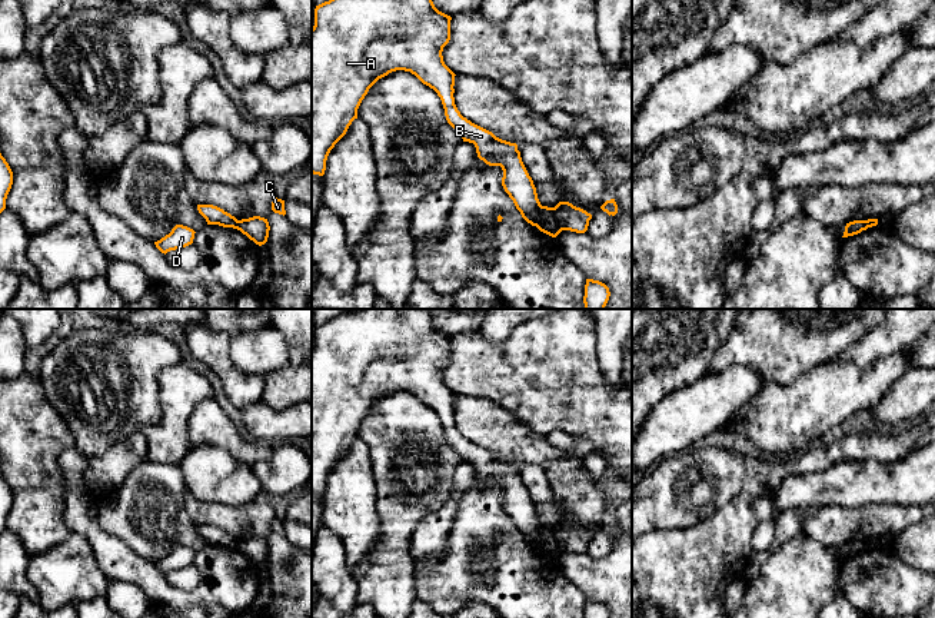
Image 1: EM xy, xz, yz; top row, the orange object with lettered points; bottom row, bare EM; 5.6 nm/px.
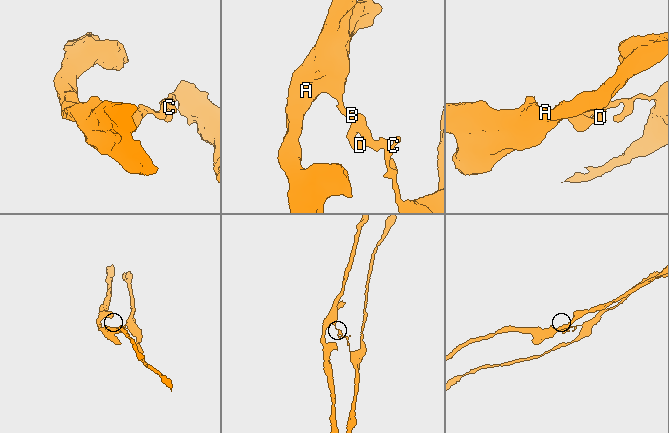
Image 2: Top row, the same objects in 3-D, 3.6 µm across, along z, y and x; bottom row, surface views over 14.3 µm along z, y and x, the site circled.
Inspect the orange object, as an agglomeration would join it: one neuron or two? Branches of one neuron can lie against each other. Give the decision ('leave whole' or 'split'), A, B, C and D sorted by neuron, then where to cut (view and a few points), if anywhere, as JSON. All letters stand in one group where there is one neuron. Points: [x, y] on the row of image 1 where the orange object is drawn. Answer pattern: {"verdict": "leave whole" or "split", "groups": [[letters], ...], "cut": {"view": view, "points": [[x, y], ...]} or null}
{"verdict": "split", "groups": [["A", "B", "D"], ["C"]], "cut": {"view": "xz", "points": [[551, 208], [562, 229]]}}

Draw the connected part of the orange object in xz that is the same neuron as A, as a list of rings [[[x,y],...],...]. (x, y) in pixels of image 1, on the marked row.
[[[329,0],[315,9],[312,27],[312,173],[323,176],[335,144],[357,119],[357,109],[369,89],[396,70],[415,74],[442,100],[447,123],[463,142],[473,143],[478,157],[503,170],[502,186],[522,217],[540,232],[556,237],[562,229],[553,209],[542,206],[516,143],[496,137],[472,123],[455,104],[455,73],[443,62],[443,47],[450,40],[452,17],[439,11],[432,0]]]

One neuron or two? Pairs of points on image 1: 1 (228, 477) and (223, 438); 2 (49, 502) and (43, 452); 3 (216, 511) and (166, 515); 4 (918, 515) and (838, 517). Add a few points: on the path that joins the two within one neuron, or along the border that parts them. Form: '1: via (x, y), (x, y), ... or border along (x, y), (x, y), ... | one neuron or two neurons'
1: border along (192, 445), (219, 445), (250, 467) | two neurons
2: via (43, 489), (43, 465) | one neuron
3: border along (186, 492), (185, 509), (196, 525) | two neurons
4: via (898, 517), (858, 518) | one neuron

